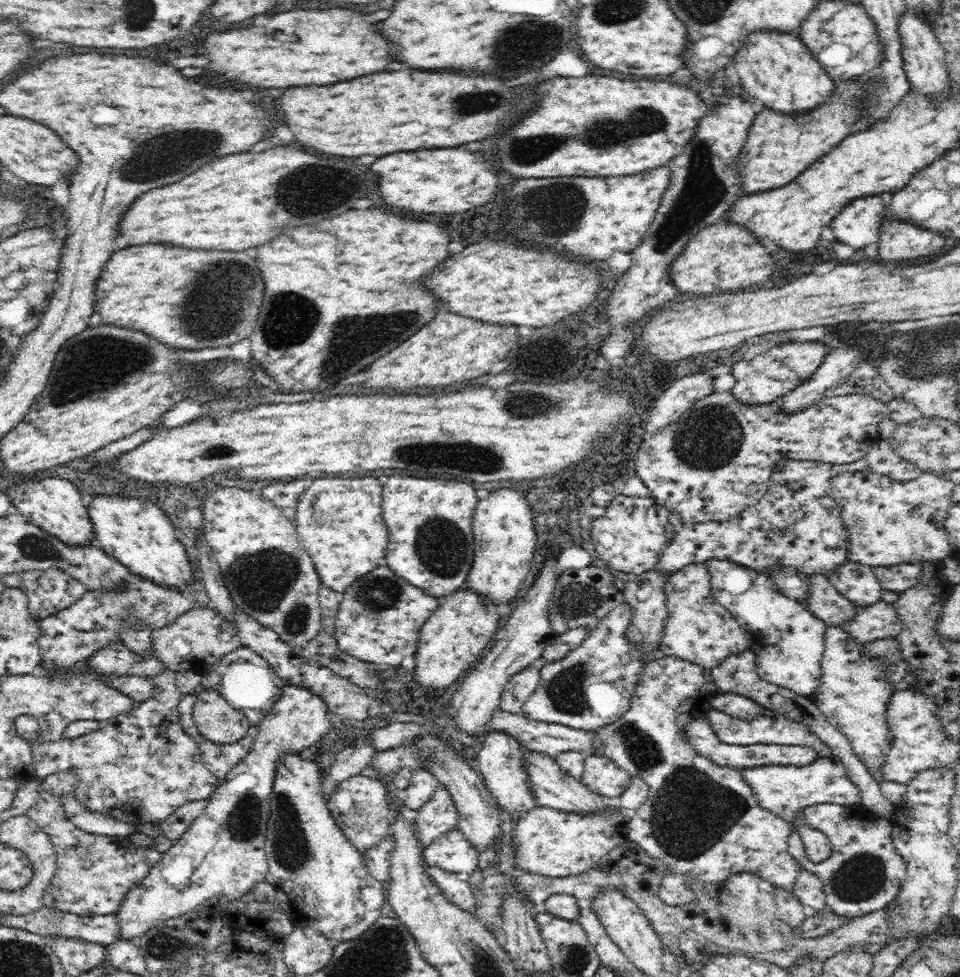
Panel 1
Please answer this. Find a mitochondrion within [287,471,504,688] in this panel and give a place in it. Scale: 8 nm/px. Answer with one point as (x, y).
(440, 544)

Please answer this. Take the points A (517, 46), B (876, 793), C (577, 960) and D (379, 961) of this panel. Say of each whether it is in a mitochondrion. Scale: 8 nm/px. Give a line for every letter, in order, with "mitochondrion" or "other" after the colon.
A: mitochondrion
B: other
C: mitochondrion
D: mitochondrion

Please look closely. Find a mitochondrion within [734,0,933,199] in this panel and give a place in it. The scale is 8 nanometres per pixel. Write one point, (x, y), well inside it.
(870, 105)

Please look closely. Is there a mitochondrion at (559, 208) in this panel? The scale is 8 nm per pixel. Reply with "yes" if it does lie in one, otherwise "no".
yes

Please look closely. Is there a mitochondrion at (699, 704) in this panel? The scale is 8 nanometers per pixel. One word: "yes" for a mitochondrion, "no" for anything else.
no

